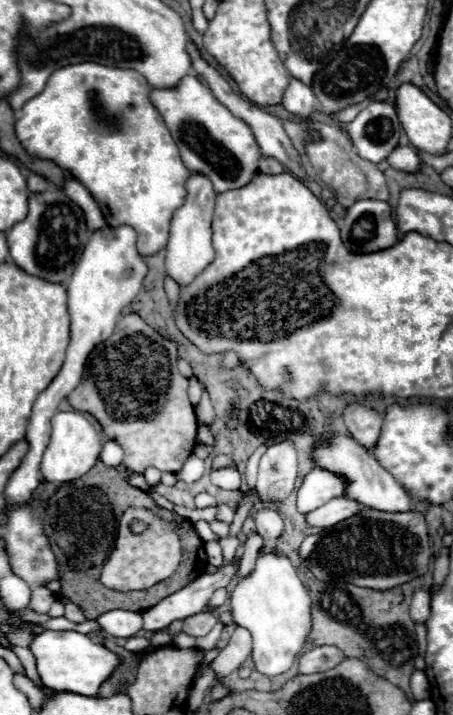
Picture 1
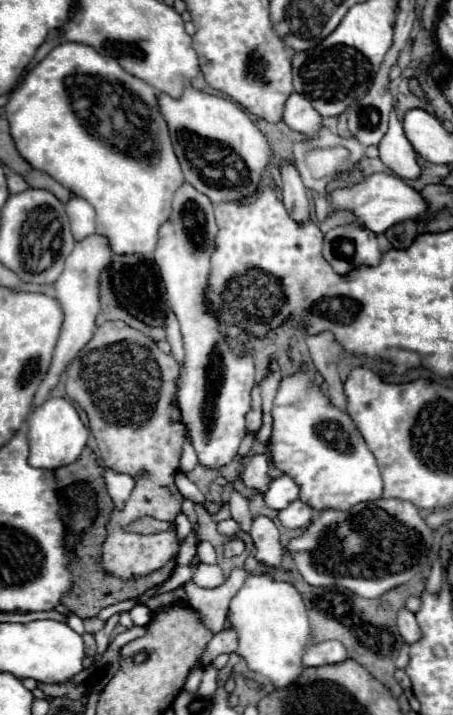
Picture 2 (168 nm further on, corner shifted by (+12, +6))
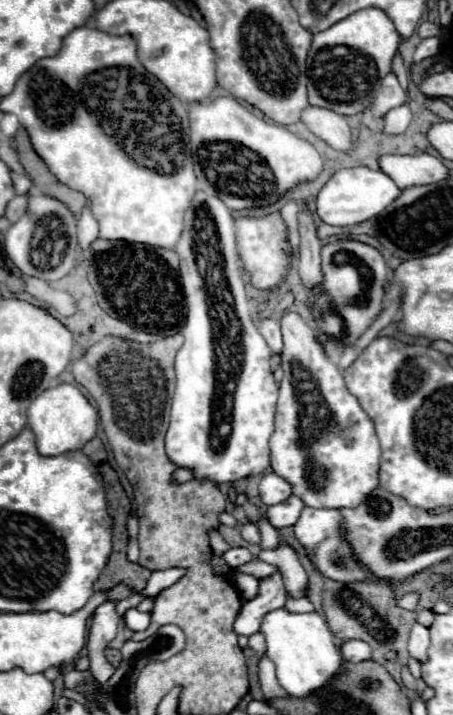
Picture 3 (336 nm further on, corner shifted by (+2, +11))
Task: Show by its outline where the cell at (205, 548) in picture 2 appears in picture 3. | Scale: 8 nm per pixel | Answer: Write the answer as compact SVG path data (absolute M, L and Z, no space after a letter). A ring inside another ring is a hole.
M230 548L222 558L234 570L234 568L240 568L242 564L250 562L252 560L252 554L250 554L248 548Z

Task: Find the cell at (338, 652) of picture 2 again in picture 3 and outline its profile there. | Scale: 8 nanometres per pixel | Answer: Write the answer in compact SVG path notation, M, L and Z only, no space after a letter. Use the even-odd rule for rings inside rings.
M348 640L340 644L340 654L346 662L364 662L372 658L372 648L362 640Z

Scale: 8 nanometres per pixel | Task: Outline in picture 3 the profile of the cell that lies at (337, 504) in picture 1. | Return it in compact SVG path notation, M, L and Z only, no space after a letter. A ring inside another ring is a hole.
M290 496L286 502L270 506L266 512L266 520L270 520L270 524L274 524L274 528L280 530L280 528L292 526L298 520L302 508L304 508L304 502L296 496Z

